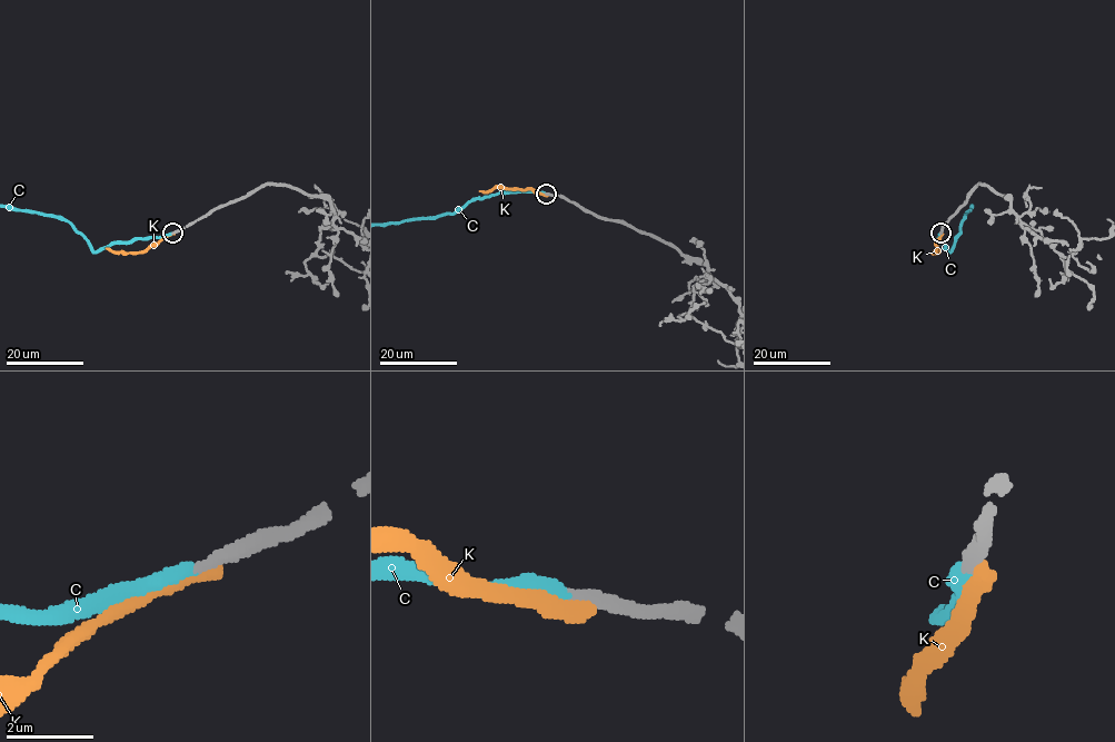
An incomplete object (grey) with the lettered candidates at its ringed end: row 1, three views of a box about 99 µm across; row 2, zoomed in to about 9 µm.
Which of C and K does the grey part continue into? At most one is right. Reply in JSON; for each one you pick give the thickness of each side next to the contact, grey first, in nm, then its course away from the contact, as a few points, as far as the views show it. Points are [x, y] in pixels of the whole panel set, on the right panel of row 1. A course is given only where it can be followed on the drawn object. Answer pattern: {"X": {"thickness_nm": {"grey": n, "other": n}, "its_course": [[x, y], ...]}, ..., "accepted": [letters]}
{"C": {"thickness_nm": {"grey": 280, "other": 300}, "its_course": [[941, 234], [938, 240], [949, 251], [973, 204]]}, "accepted": ["C"]}

